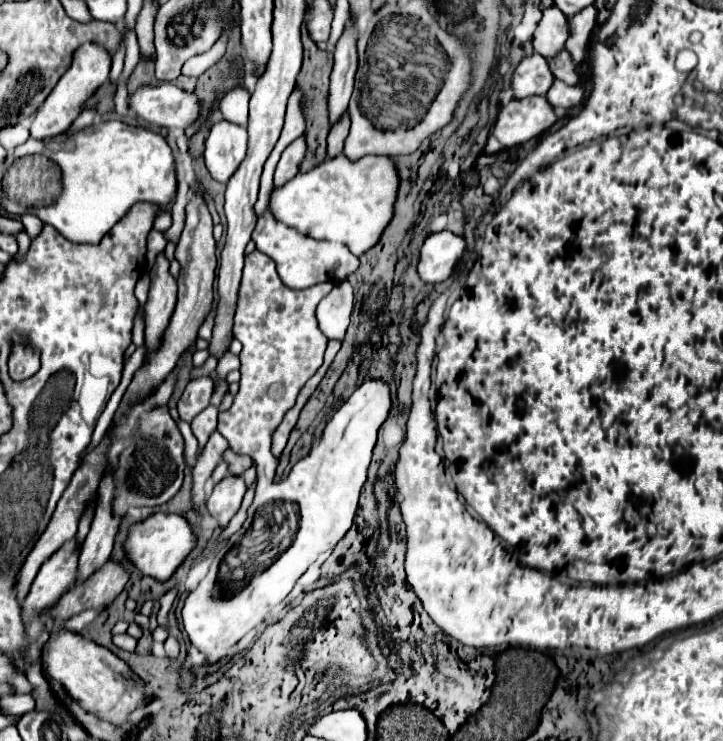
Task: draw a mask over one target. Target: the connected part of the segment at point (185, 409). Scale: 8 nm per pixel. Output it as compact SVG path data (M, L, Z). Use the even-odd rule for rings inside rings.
M210 377L190 381L184 389L182 399L178 401L180 417L190 423L200 411L204 411L210 405L210 397L212 397L212 379Z

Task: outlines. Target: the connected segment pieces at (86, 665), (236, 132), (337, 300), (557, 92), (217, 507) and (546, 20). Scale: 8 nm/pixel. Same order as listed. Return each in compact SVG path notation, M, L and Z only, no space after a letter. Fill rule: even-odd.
M64 625L48 633L50 637L44 643L46 653L42 655L44 673L50 679L62 683L66 693L70 693L70 697L78 701L78 705L84 711L94 713L96 717L106 719L114 725L122 725L126 723L128 715L138 709L138 705L146 705L148 699L144 693L142 679L138 679L130 671L130 667L122 659L118 659L112 651L96 645L94 641L78 633L68 631Z
M226 119L212 125L204 149L204 161L210 175L220 183L226 183L246 157L246 149L248 133L244 127Z
M342 279L320 301L320 305L316 309L320 329L328 339L344 339L344 333L350 323L352 307L354 307L352 285L348 283L348 279Z
M556 79L544 97L548 103L552 103L558 118L564 118L570 107L574 107L582 101L584 89L580 85L566 85Z
M226 475L212 491L212 495L206 499L208 513L218 521L218 525L224 529L228 521L236 515L240 509L242 497L246 493L246 485L242 477Z
M556 7L544 9L542 19L538 21L538 27L532 37L534 51L538 51L546 59L552 59L558 51L564 49L566 39L568 39L568 17Z

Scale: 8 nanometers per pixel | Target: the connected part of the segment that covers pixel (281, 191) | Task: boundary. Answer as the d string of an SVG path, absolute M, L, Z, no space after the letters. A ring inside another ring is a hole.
M336 155L308 173L298 173L282 187L270 191L268 209L272 215L312 239L344 243L356 257L374 247L392 219L398 191L398 173L390 157L366 155L350 161Z

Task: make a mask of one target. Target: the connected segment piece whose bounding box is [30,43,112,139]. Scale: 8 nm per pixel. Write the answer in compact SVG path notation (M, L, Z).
M84 45L74 53L74 61L72 67L62 75L62 79L58 81L58 85L54 87L54 91L48 95L48 99L44 101L44 105L38 109L32 127L30 127L30 135L34 139L46 139L52 135L60 135L64 131L70 129L70 125L76 121L76 117L82 113L86 101L100 89L100 85L108 79L110 73L110 63L112 57L110 53L106 53L100 45Z

